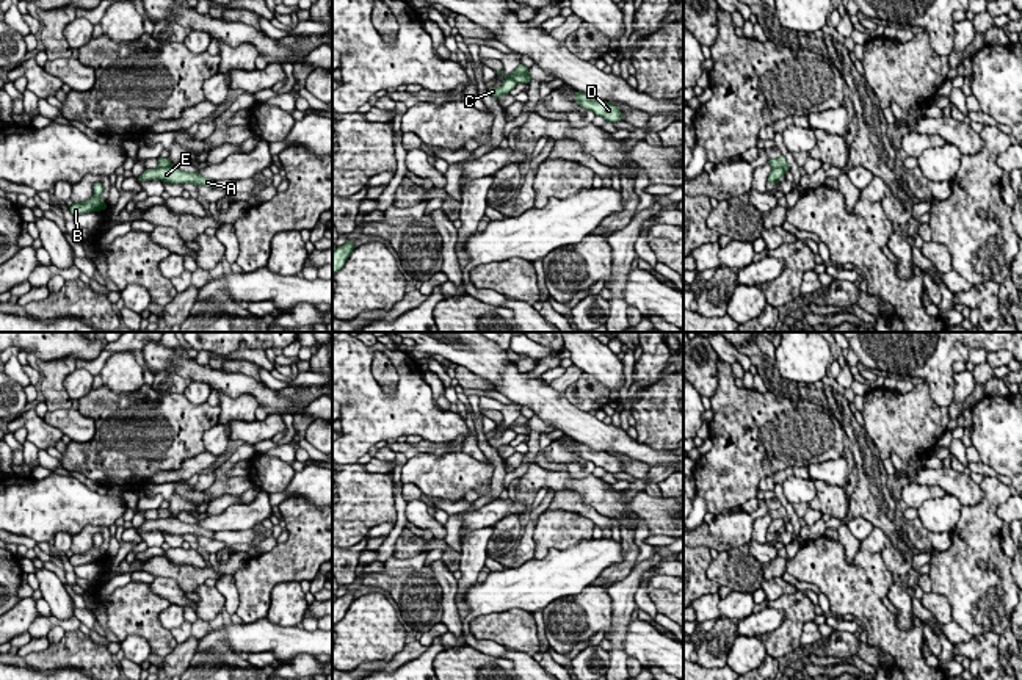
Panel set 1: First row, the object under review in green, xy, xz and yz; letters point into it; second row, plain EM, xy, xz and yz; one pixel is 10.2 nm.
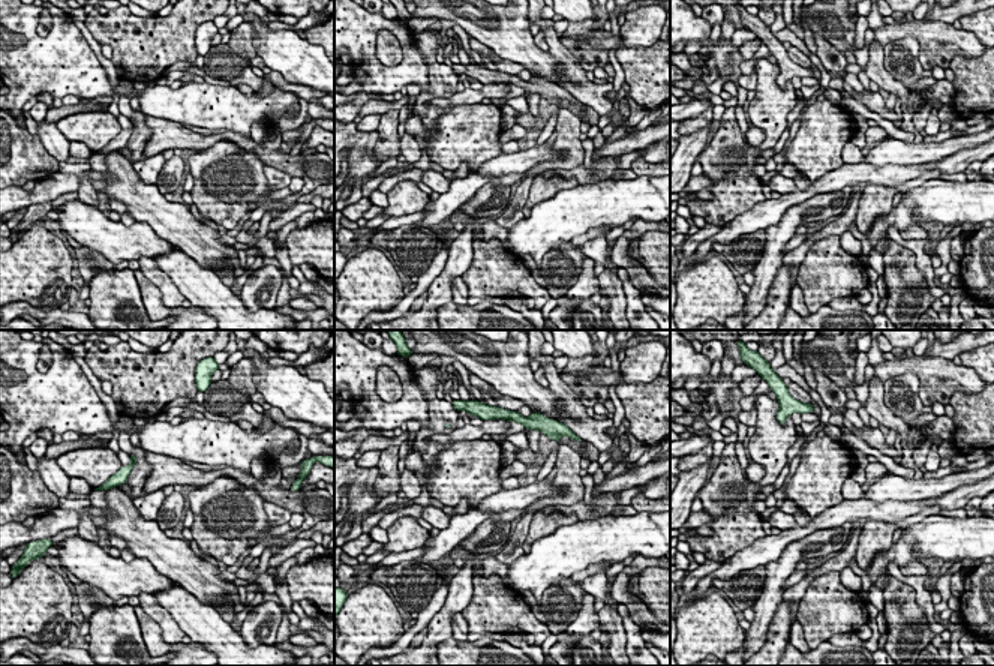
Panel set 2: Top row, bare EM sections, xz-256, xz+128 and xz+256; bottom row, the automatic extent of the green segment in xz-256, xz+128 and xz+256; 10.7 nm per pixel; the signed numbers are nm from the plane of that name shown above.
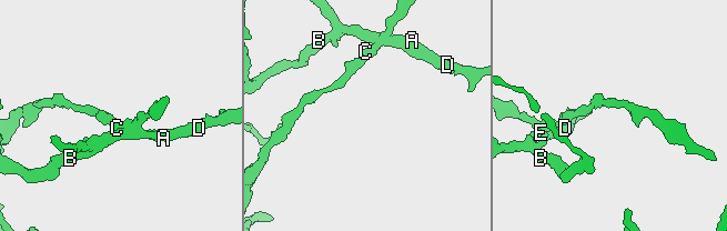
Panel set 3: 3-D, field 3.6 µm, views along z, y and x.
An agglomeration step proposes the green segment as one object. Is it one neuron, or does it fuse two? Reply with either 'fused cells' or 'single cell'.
fused cells

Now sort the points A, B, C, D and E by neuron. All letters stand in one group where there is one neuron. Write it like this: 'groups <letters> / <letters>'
groups A B D E / C

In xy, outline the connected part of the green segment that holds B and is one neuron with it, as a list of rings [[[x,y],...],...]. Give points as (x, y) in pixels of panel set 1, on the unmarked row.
[[[97,533],[94,536],[94,547],[89,552],[85,553],[74,553],[69,558],[69,562],[77,567],[77,566],[83,566],[83,564],[91,564],[91,562],[99,562],[99,561],[105,561],[108,558],[108,555],[100,552],[100,547],[103,544],[103,537],[100,533]]]

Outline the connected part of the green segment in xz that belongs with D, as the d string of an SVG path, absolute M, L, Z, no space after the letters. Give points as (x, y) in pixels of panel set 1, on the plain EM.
M577 442L574 451L586 461L591 461L596 467L602 467L607 473L622 472L622 465L616 456L607 451L594 451L588 445Z

